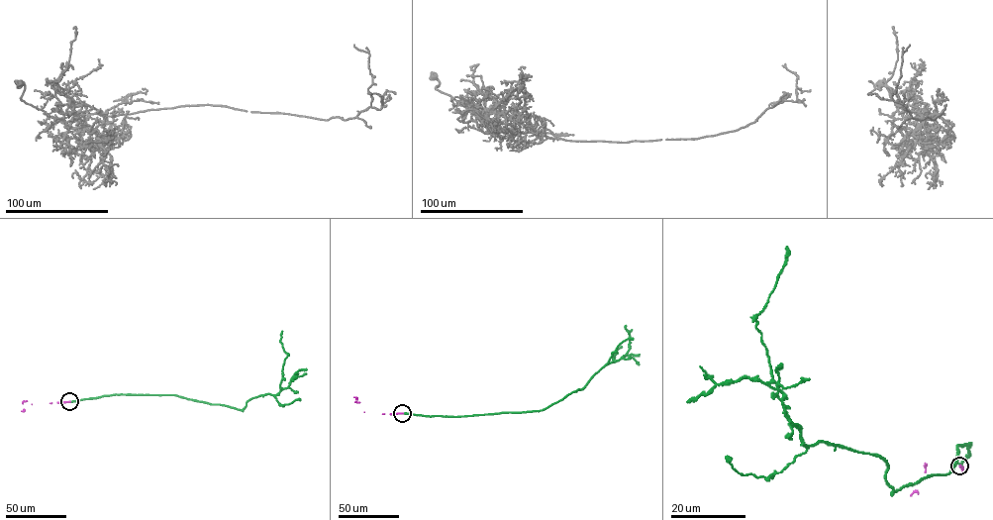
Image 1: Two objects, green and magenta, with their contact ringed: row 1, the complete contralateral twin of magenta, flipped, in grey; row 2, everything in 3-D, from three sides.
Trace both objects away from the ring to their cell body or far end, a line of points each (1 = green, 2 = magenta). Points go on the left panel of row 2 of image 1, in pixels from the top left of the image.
1: (69, 401), (175, 395), (242, 409), (250, 398), (282, 388), (282, 331)
2: (69, 401), (24, 401), (24, 410), (21, 411)

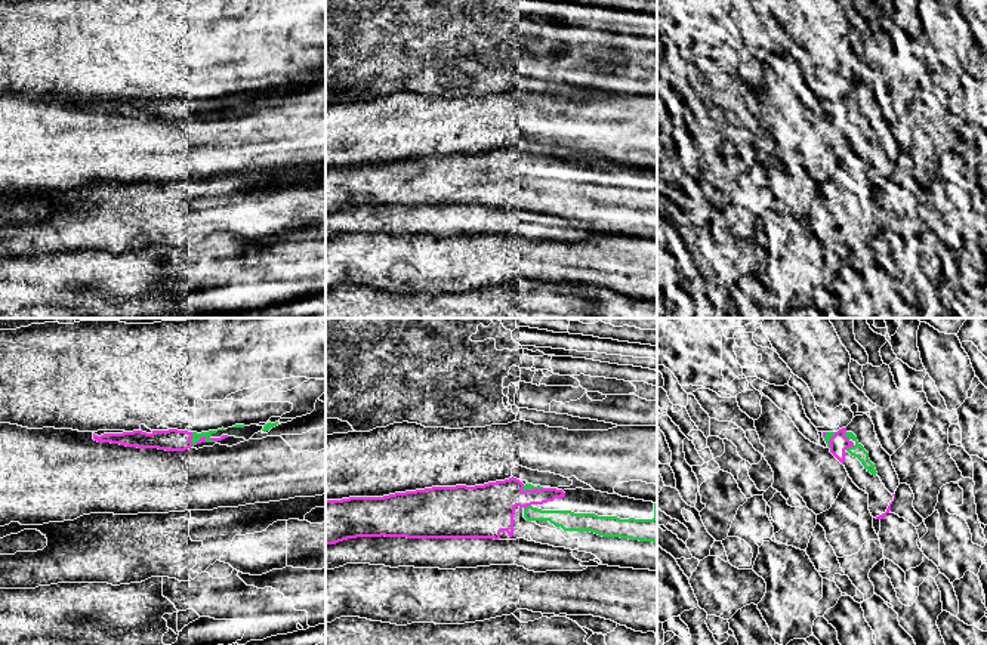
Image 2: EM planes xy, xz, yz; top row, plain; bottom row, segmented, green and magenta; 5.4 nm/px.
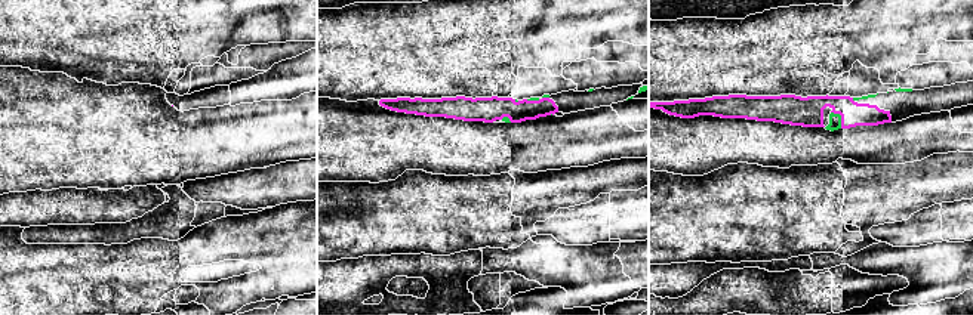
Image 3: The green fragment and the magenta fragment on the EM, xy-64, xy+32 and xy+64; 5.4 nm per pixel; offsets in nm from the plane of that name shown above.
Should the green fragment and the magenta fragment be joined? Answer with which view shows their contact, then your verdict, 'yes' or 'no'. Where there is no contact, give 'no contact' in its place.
xy | yes

